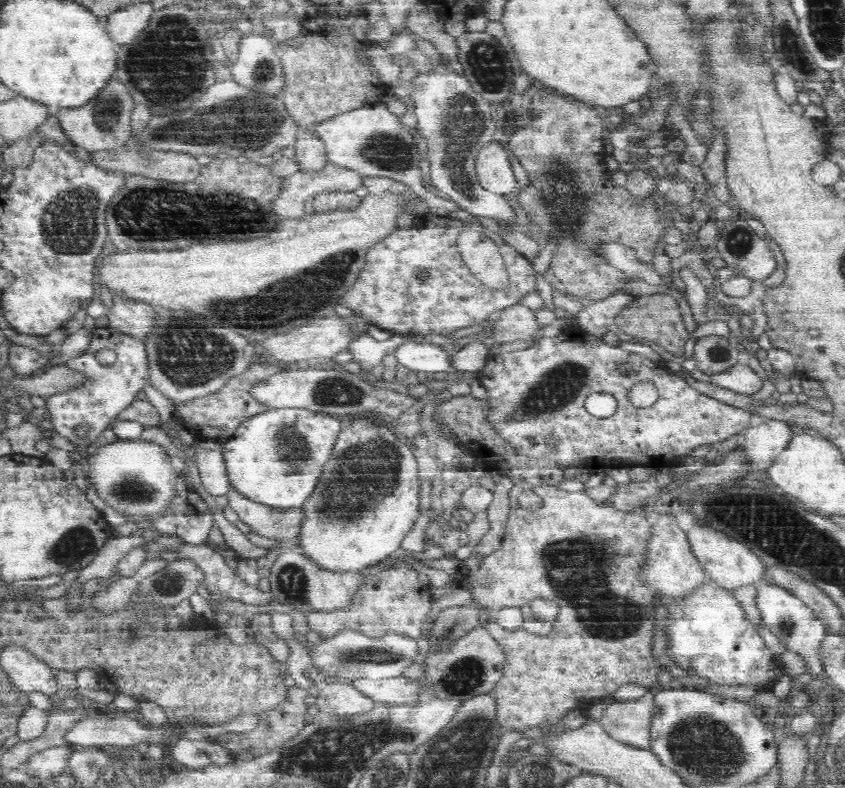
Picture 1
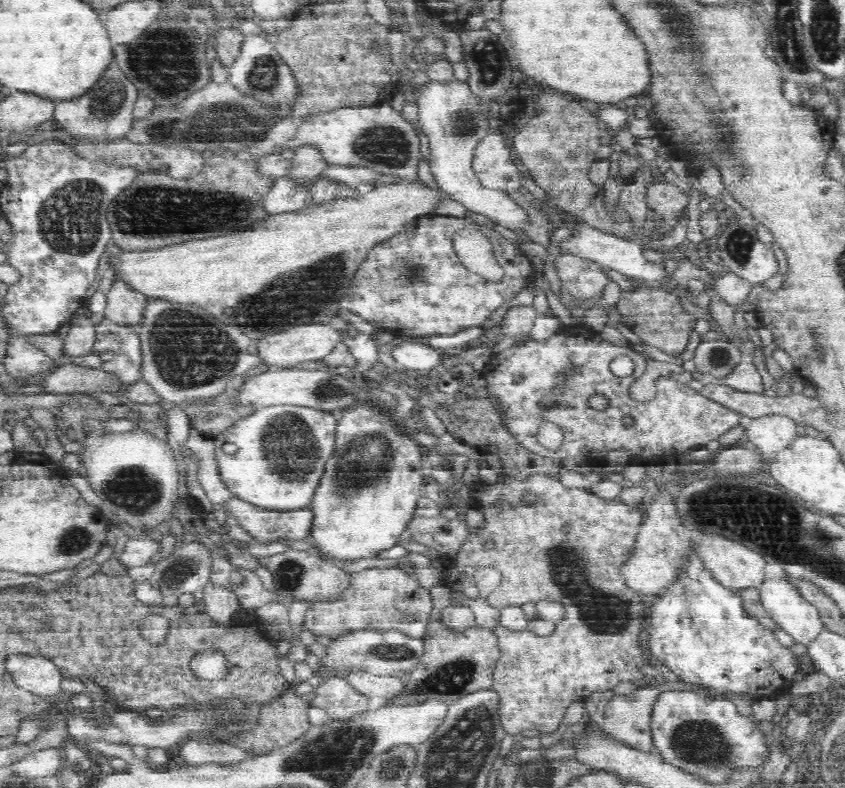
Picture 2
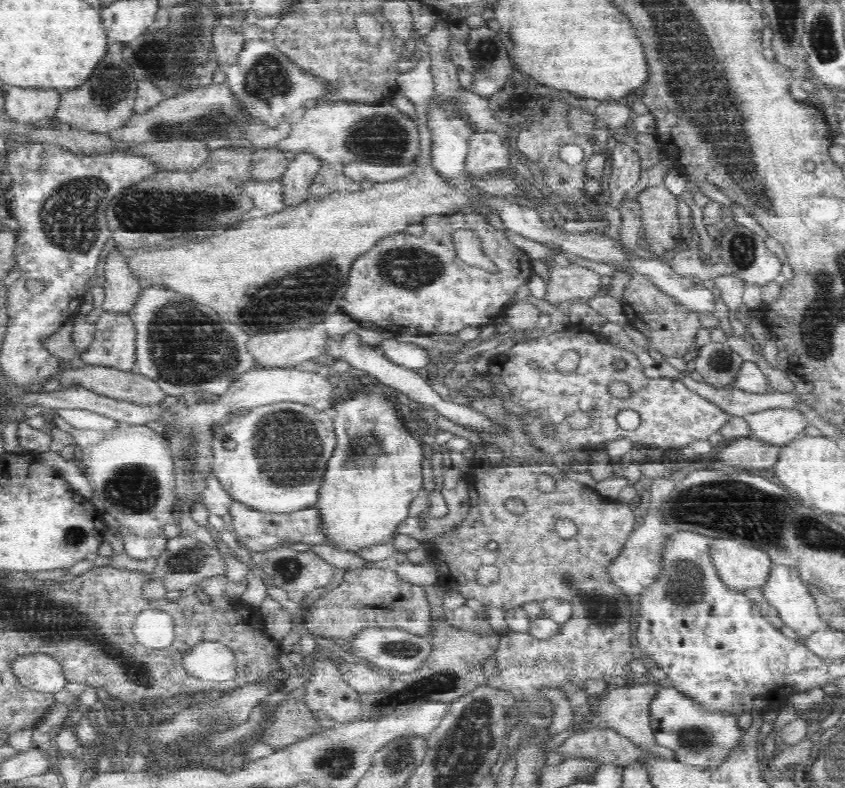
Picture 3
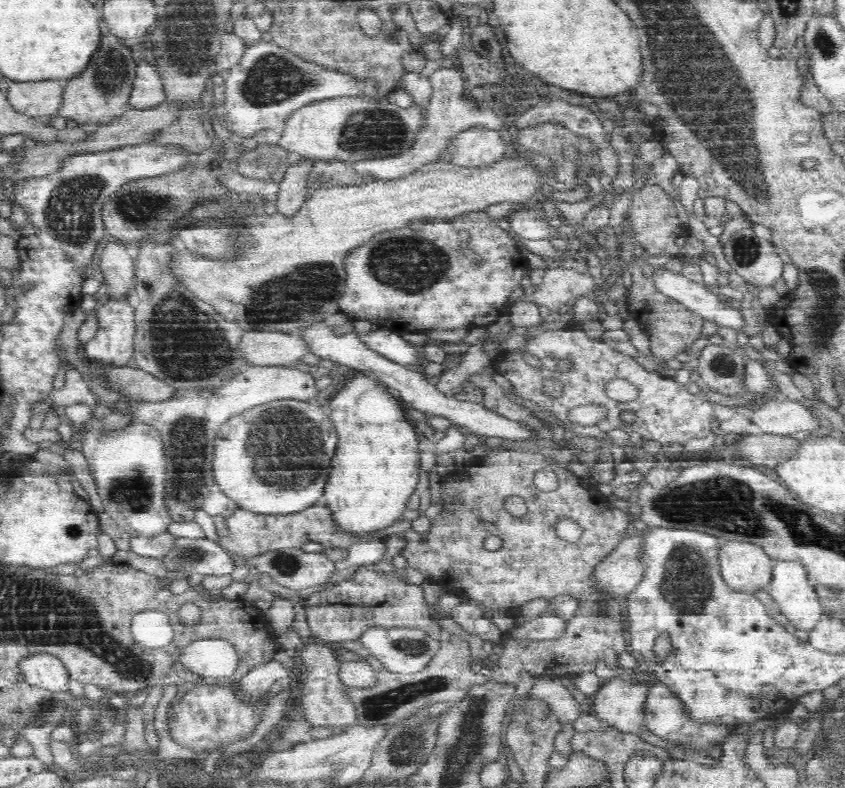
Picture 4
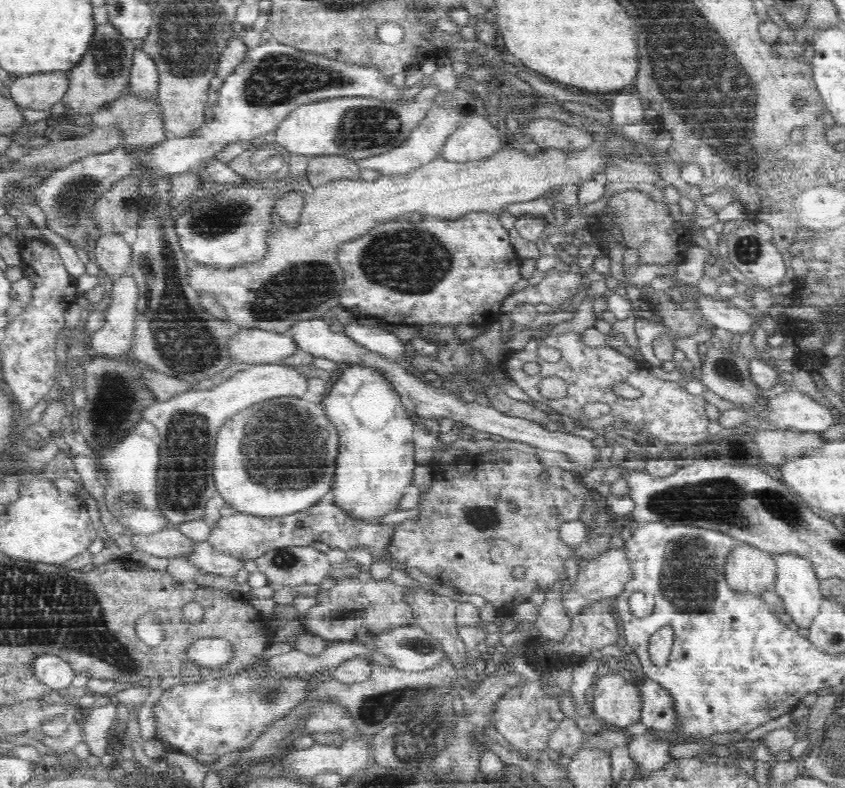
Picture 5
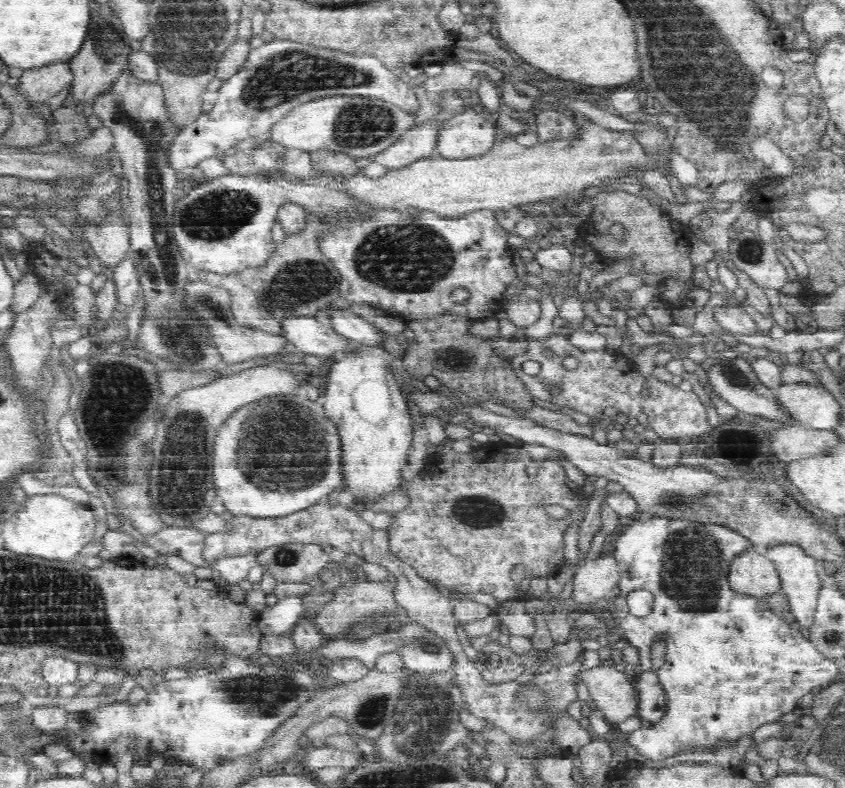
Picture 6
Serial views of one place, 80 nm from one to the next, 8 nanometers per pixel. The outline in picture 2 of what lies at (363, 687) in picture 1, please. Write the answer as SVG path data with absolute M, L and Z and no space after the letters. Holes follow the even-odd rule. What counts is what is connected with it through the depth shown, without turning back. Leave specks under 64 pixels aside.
M354 670L354 672L344 674L343 677L358 692L369 698L379 696L385 700L392 700L404 694L404 686L406 686L406 682L400 675L384 677L363 670Z

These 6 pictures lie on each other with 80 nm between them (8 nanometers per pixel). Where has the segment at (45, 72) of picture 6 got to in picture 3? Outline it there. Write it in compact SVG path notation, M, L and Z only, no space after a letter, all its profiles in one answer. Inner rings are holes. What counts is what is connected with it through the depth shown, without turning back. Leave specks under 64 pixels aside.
M5 88L4 108L7 118L29 124L55 116L60 90L55 88Z

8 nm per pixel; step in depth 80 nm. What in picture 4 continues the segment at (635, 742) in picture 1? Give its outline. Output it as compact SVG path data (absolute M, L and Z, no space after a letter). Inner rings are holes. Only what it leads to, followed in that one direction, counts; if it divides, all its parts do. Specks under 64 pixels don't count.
M618 676L602 680L594 692L593 708L590 711L605 720L608 727L622 732L638 733L644 726L644 684L632 684Z

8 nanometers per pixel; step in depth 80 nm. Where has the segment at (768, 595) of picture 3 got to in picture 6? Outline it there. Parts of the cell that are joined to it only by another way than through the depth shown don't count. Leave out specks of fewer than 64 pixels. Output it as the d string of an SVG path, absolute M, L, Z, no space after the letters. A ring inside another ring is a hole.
M773 541L772 544L761 548L761 553L768 558L778 571L781 578L781 590L789 598L791 611L795 616L795 621L801 626L801 630L806 632L815 621L815 612L817 609L817 596L820 592L822 566L816 558L812 557L806 548L791 541Z

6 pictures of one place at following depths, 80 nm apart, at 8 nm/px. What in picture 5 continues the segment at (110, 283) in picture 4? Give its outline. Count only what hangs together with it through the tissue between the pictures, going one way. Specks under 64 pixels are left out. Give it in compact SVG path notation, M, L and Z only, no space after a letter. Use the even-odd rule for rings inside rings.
M113 230L95 233L94 251L100 270L106 271L112 280L129 271L131 247L124 240L124 232Z

